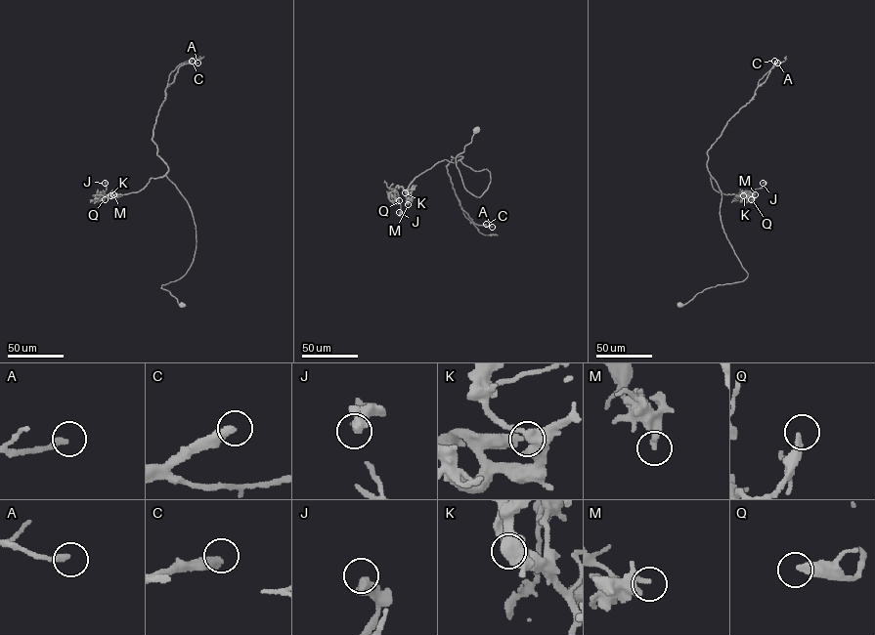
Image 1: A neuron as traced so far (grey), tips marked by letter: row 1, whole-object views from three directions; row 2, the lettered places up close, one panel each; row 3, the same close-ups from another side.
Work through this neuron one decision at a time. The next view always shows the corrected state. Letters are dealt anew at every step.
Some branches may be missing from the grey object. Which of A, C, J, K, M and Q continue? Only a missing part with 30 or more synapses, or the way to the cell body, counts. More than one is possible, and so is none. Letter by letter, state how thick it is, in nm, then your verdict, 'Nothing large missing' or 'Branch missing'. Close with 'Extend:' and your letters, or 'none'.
A: Thickness 280 nm. Branch missing
C: Thickness 400 nm. Branch missing
J: Thickness 480 nm. Nothing large missing
K: Thickness 300 nm. Nothing large missing
M: Thickness 200 nm. Nothing large missing
Q: Thickness 300 nm. Nothing large missing
Extend: A, C

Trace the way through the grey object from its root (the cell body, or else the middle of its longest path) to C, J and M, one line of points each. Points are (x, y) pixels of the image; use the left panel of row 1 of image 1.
C: (182, 304), (161, 287), (190, 267), (196, 226), (152, 138), (165, 88), (192, 61)
J: (182, 304), (161, 287), (193, 261), (187, 201), (165, 175), (111, 197), (100, 196), (105, 183)
M: (182, 304), (161, 287), (181, 277), (193, 261), (196, 227), (187, 201), (165, 175), (137, 191), (113, 194)

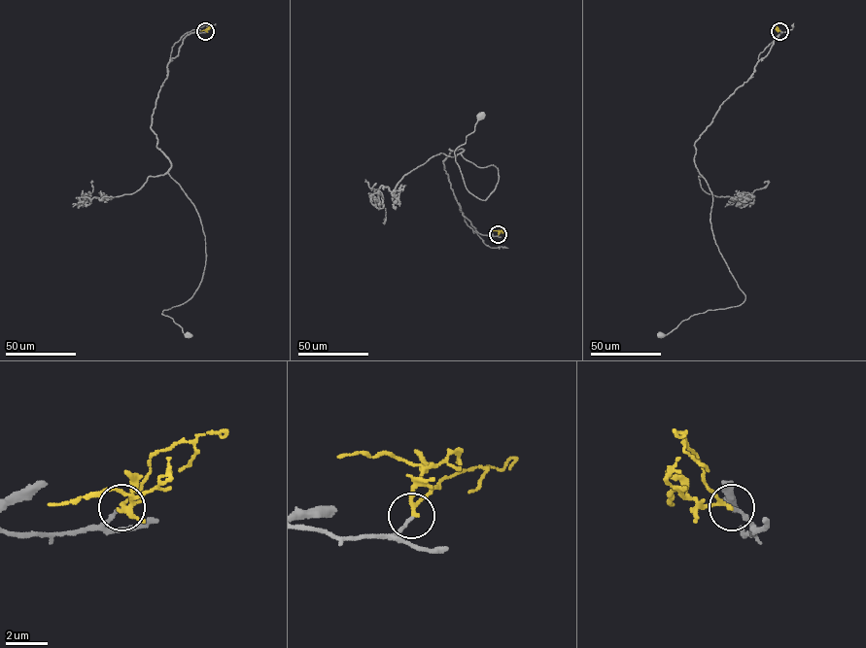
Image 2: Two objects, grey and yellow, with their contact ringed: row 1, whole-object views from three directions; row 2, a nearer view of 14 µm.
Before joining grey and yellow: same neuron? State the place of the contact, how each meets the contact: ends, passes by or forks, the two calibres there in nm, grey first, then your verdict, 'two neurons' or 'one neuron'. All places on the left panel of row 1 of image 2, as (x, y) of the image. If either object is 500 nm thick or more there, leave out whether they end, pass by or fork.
(205, 31) | grey ends | yellow passes by | 160/150 nm | one neuron

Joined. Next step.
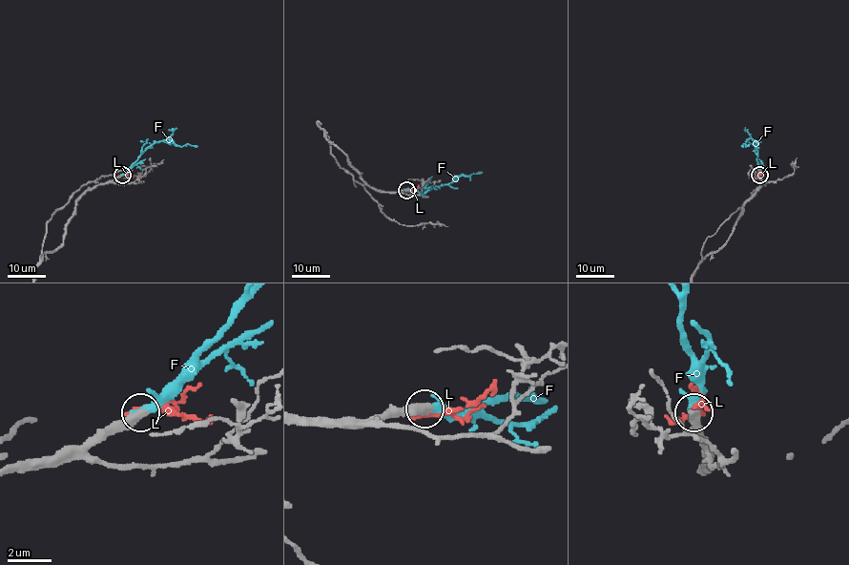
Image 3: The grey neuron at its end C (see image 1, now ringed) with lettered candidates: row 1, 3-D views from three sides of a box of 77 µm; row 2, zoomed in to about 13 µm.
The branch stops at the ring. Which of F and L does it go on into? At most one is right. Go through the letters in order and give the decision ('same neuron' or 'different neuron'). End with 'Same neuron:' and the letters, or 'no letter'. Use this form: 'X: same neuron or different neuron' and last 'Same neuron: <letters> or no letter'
F: same neuron
L: different neuron
Same neuron: F

